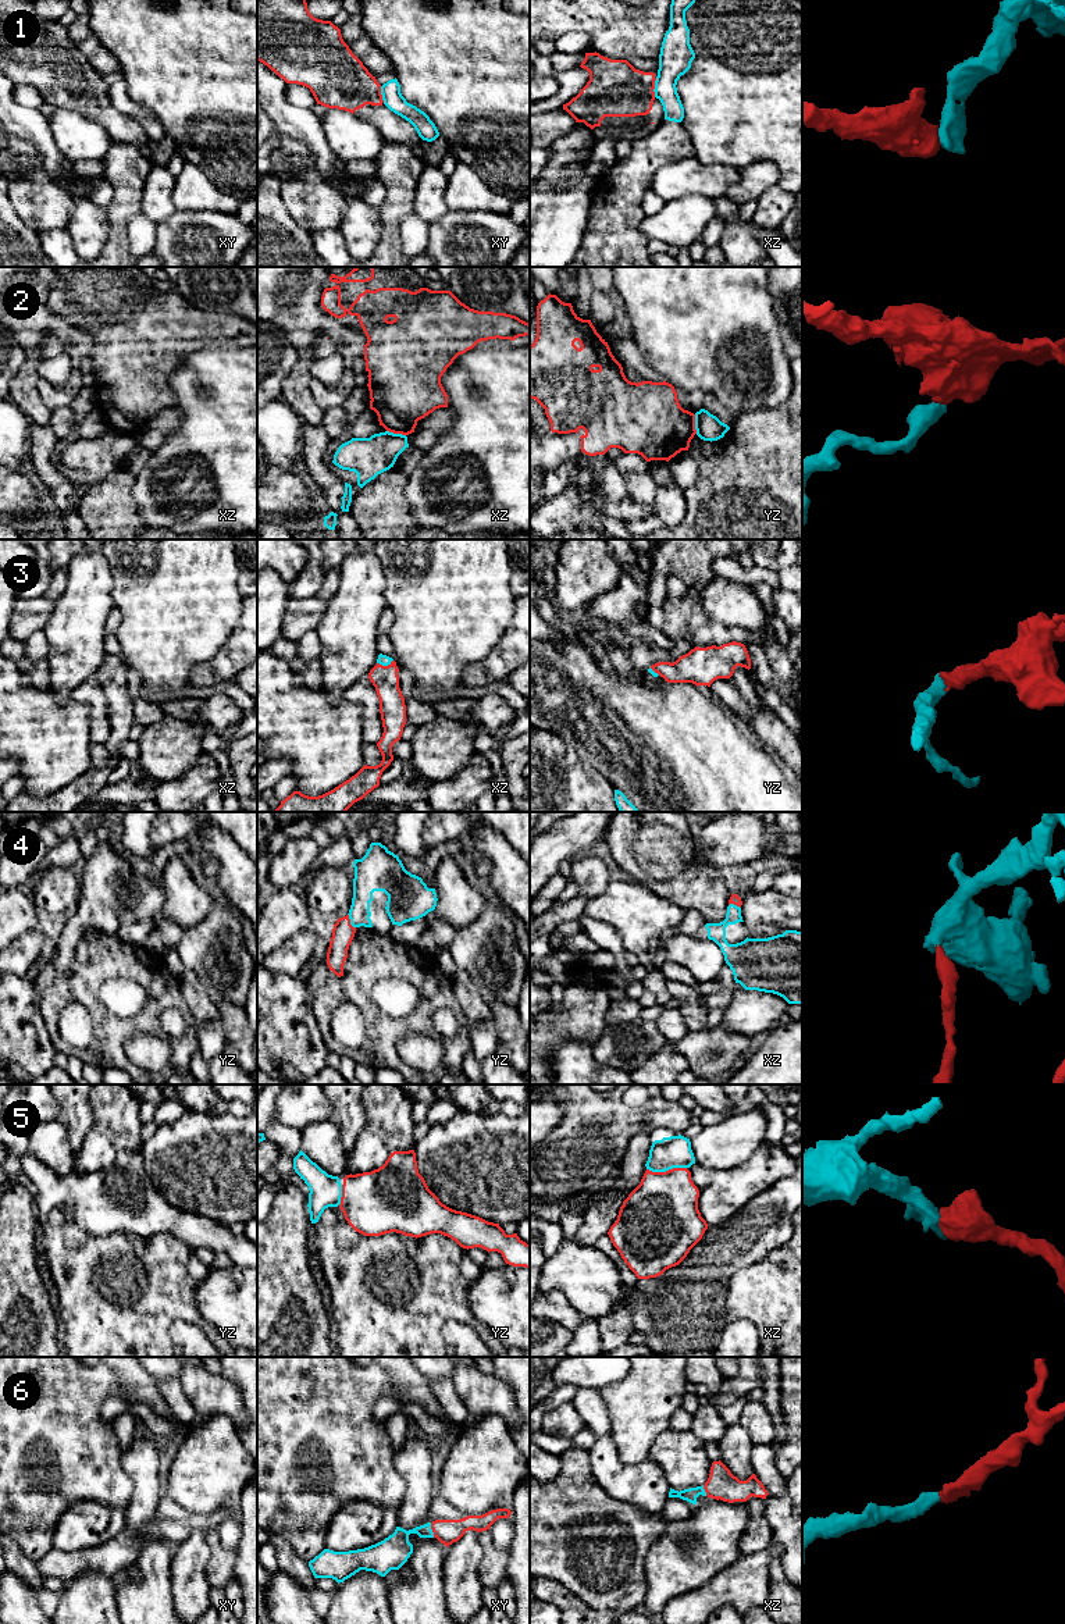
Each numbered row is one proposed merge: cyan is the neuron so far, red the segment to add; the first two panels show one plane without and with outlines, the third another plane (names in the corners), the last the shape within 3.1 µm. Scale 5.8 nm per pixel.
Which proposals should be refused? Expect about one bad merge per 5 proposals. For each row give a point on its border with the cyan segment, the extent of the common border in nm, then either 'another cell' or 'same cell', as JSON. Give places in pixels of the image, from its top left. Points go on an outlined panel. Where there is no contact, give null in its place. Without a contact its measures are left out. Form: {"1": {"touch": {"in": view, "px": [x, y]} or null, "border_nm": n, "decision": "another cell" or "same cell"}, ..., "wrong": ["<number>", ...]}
{"1": {"touch": {"in": "xz", "px": [655, 88]}, "border_nm": 110, "decision": "another cell"}, "2": {"touch": {"in": "xz", "px": [396, 434]}, "border_nm": 120, "decision": "another cell"}, "3": {"touch": {"in": "xz", "px": [384, 665]}, "border_nm": 100, "decision": "same cell"}, "4": {"touch": {"in": "yz", "px": [351, 921]}, "border_nm": 100, "decision": "same cell"}, "5": {"touch": {"in": "xz", "px": [666, 1170]}, "border_nm": 240, "decision": "same cell"}, "6": {"touch": {"in": "xy", "px": [431, 1530]}, "border_nm": 90, "decision": "same cell"}, "wrong": ["1", "2"]}

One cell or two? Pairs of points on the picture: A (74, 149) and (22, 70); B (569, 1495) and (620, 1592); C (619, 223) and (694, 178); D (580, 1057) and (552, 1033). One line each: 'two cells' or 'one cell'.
A: two cells
B: one cell
C: two cells
D: two cells

